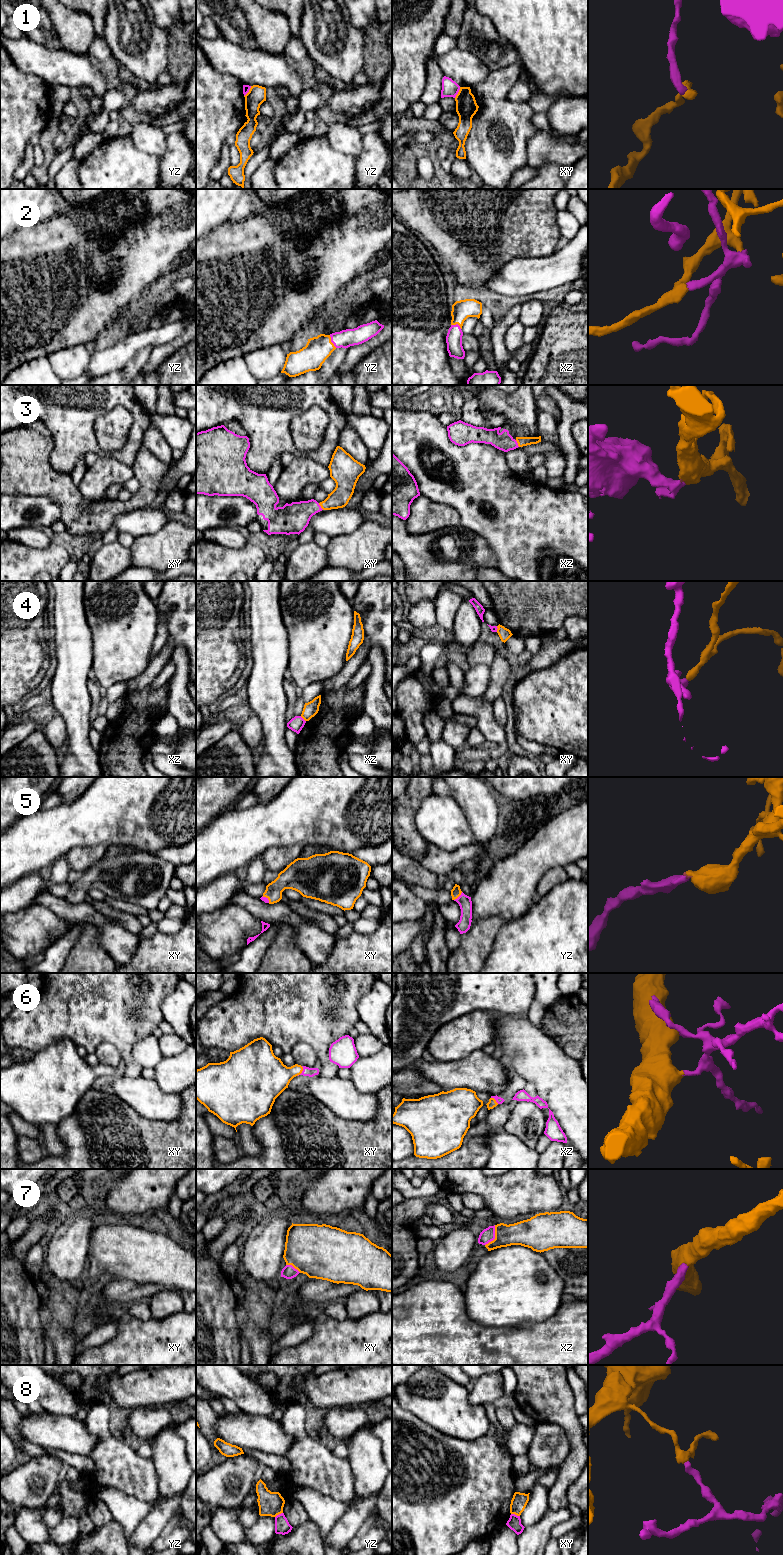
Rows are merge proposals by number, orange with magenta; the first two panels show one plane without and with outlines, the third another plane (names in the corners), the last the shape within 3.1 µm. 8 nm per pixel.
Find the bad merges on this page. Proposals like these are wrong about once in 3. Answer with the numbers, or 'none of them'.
1, 4, 8

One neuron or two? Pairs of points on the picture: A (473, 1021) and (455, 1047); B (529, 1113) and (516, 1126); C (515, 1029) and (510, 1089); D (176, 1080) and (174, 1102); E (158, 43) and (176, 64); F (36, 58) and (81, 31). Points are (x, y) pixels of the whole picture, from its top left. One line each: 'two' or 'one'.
A: one
B: one
C: two
D: two
E: two
F: two

